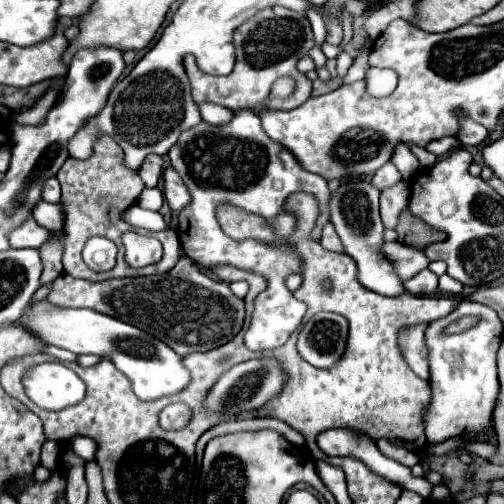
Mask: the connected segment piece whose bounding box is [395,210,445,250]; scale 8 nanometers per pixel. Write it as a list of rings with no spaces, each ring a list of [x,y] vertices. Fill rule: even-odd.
[[[407,210],[401,212],[395,232],[397,232],[397,242],[401,242],[401,244],[405,244],[409,248],[417,248],[417,250],[427,248],[433,242],[445,240],[443,232],[439,232],[433,226],[425,224],[421,218],[413,216]]]

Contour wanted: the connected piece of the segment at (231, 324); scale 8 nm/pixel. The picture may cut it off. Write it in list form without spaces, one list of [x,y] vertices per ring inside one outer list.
[[[181,256],[173,270],[155,276],[89,282],[73,280],[69,274],[63,274],[53,282],[47,300],[69,308],[91,308],[129,322],[165,342],[179,356],[207,352],[227,344],[241,330],[245,318],[243,300],[231,292],[229,284],[209,278],[203,268],[187,256]]]

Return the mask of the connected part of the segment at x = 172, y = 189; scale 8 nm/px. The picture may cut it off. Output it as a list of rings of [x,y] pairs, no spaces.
[[[167,166],[165,172],[163,172],[163,182],[165,182],[163,194],[165,194],[169,208],[173,212],[179,212],[189,202],[189,192],[187,192],[181,176],[171,166]]]

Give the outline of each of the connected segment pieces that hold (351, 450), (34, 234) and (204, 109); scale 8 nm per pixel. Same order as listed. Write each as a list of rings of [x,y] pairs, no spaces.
[[[339,428],[333,432],[323,432],[319,436],[319,448],[327,456],[357,456],[363,460],[375,474],[385,476],[387,480],[401,484],[405,490],[417,492],[423,498],[431,498],[433,484],[429,484],[427,478],[415,478],[411,474],[411,468],[395,462],[393,458],[385,456],[375,442],[371,442],[367,436],[361,436],[357,432]]]
[[[29,218],[25,220],[25,224],[9,232],[9,246],[11,248],[41,248],[47,238],[49,238],[49,230],[37,226],[37,222]]]
[[[201,104],[199,106],[199,112],[201,112],[201,118],[209,124],[215,124],[215,126],[223,126],[227,124],[231,118],[233,118],[233,112],[229,108],[221,108],[217,104]]]

